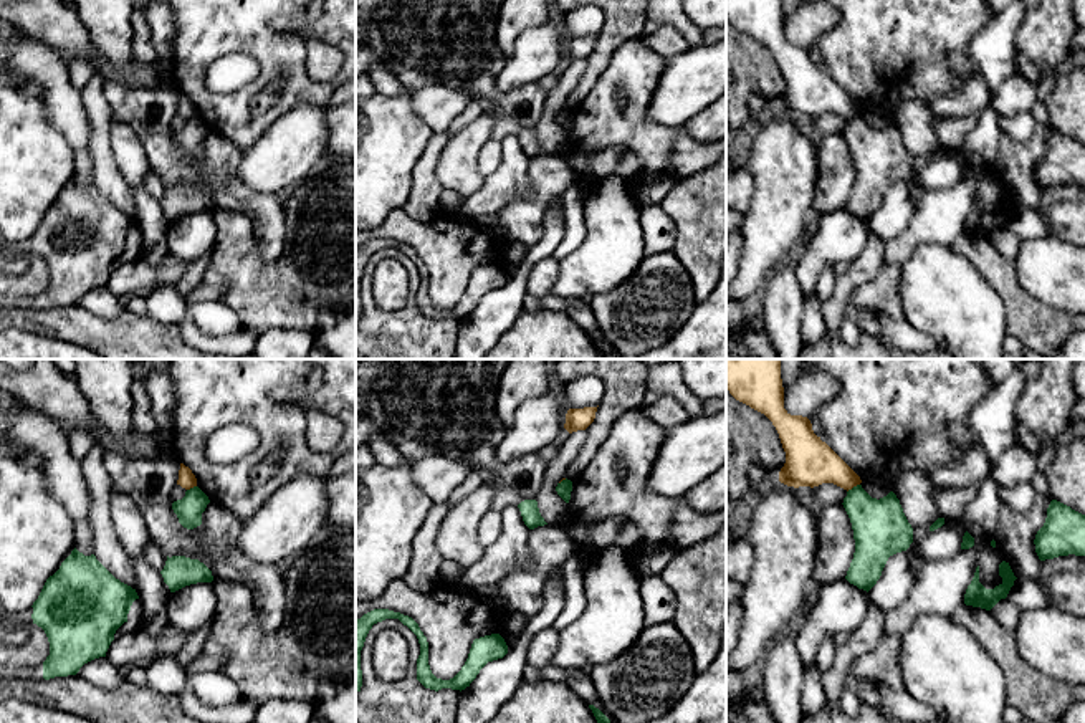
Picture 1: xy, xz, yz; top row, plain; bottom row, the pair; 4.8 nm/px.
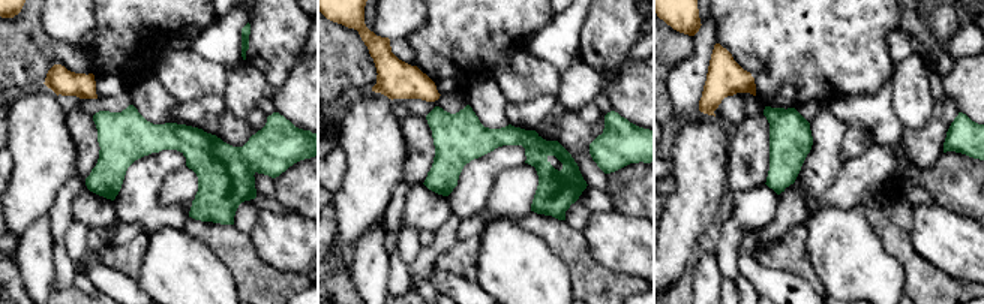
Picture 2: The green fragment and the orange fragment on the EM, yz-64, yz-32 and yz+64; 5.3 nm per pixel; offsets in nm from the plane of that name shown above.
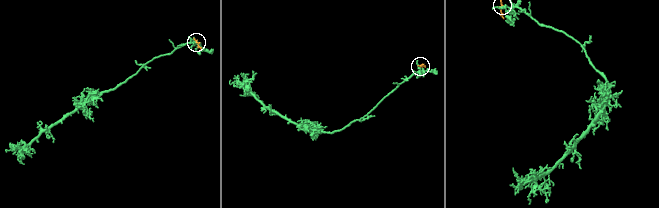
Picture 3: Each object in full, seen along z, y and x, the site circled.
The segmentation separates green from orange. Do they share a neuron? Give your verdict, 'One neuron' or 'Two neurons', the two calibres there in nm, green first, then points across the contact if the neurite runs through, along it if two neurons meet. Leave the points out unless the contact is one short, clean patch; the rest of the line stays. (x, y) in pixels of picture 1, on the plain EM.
Two neurons. Thickness 280 nm (green) against 240 nm. Boundary: yz (859, 113), (847, 121)

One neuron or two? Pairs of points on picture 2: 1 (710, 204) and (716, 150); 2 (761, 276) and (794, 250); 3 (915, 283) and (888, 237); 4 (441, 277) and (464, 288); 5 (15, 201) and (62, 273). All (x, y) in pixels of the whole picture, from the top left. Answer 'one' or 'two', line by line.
1: one
2: two
3: one
4: one
5: two

